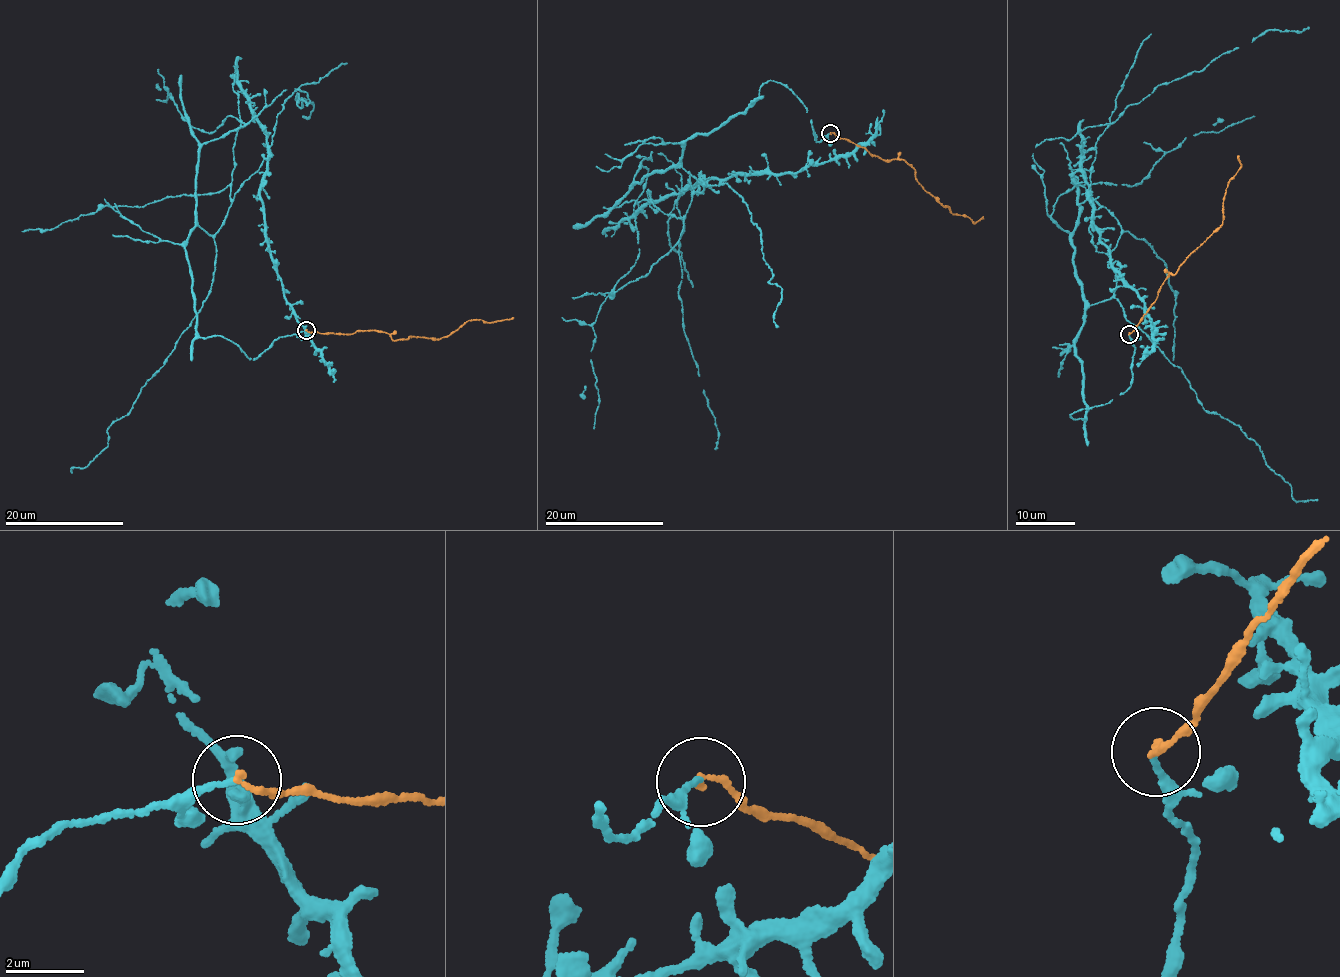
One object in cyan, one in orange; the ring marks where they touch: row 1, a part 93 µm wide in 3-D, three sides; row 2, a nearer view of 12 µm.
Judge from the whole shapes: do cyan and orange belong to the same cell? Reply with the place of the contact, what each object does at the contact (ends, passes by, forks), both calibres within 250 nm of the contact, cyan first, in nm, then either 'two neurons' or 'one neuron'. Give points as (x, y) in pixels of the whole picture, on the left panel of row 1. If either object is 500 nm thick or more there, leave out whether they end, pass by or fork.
at (306, 330); cyan ends there; orange ends there; 140 nm thick on the cyan side, 160 nm on the other; one neuron

